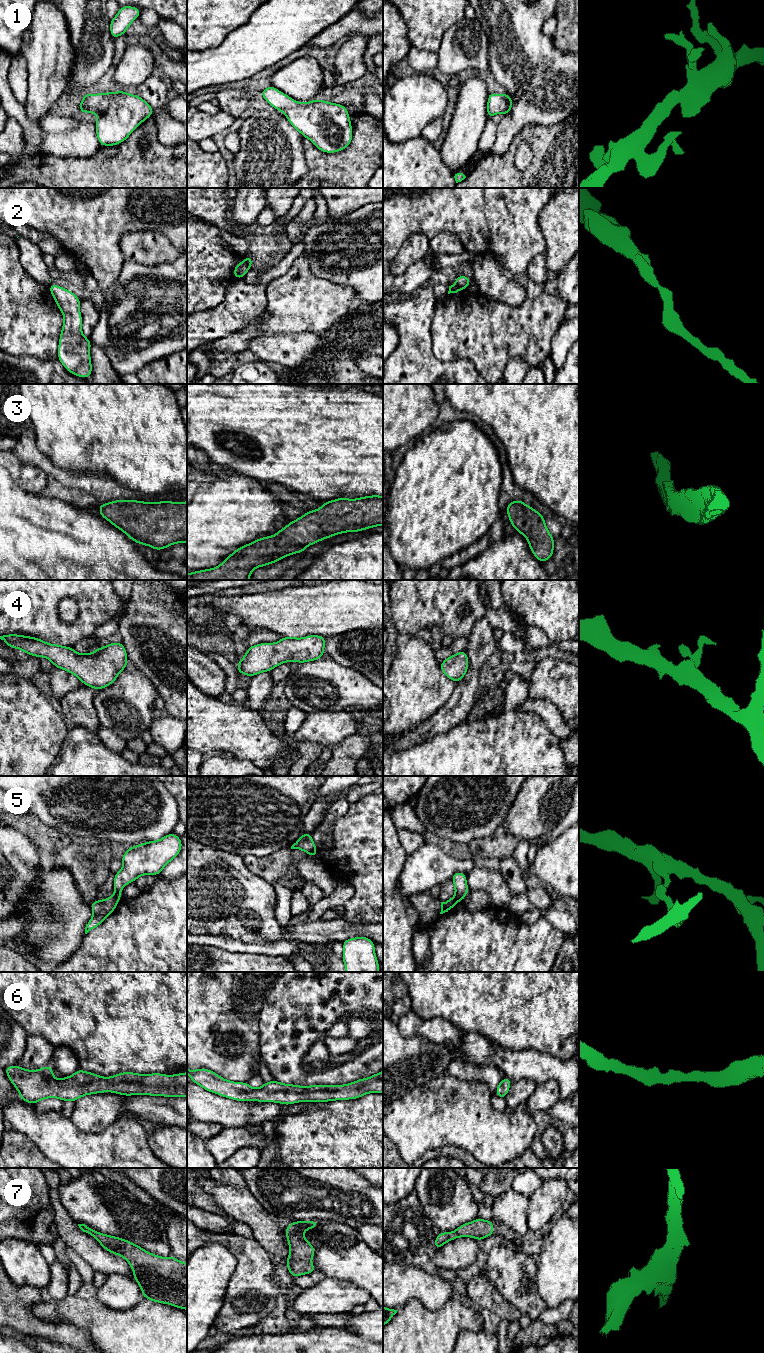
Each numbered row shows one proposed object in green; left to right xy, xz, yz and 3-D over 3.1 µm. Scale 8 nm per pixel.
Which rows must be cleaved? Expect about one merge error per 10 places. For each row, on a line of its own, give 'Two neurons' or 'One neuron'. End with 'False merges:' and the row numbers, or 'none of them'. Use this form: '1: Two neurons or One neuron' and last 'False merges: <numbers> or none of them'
1: One neuron
2: Two neurons
3: One neuron
4: One neuron
5: Two neurons
6: One neuron
7: One neuron
False merges: 2, 5

